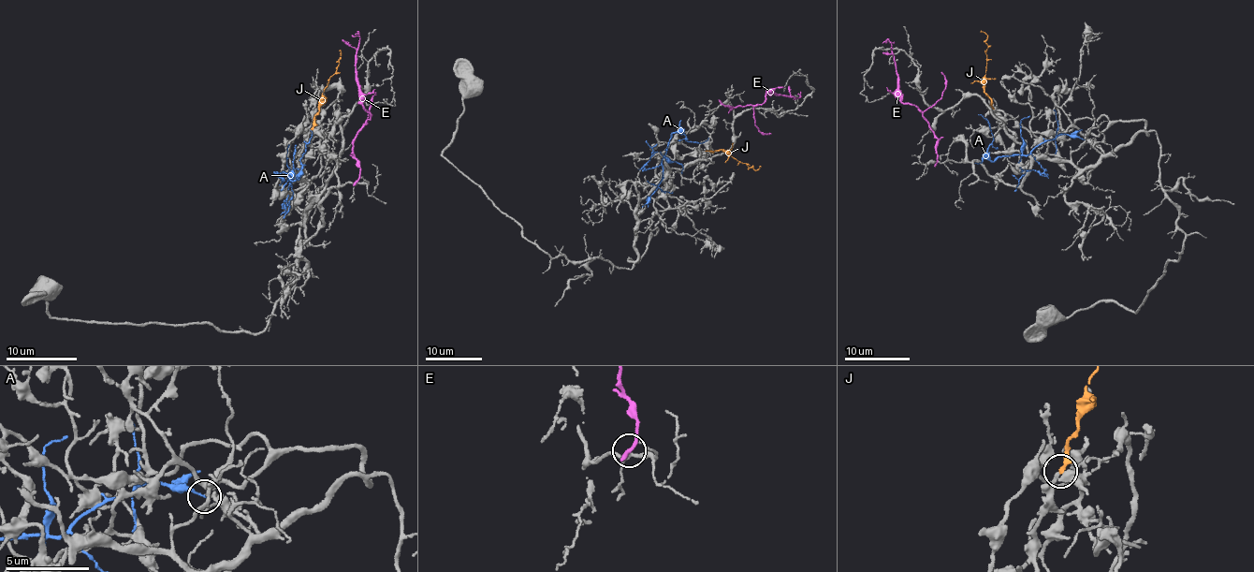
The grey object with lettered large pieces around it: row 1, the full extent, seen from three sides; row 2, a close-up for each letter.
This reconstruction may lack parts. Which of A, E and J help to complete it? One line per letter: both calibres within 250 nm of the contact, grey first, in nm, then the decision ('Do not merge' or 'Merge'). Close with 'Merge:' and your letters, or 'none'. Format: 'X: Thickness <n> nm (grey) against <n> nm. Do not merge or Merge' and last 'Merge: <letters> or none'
A: Thickness 110 nm (grey) against 130 nm. Do not merge
E: Thickness 140 nm (grey) against 280 nm. Do not merge
J: Thickness 280 nm (grey) against 260 nm. Merge
Merge: J

